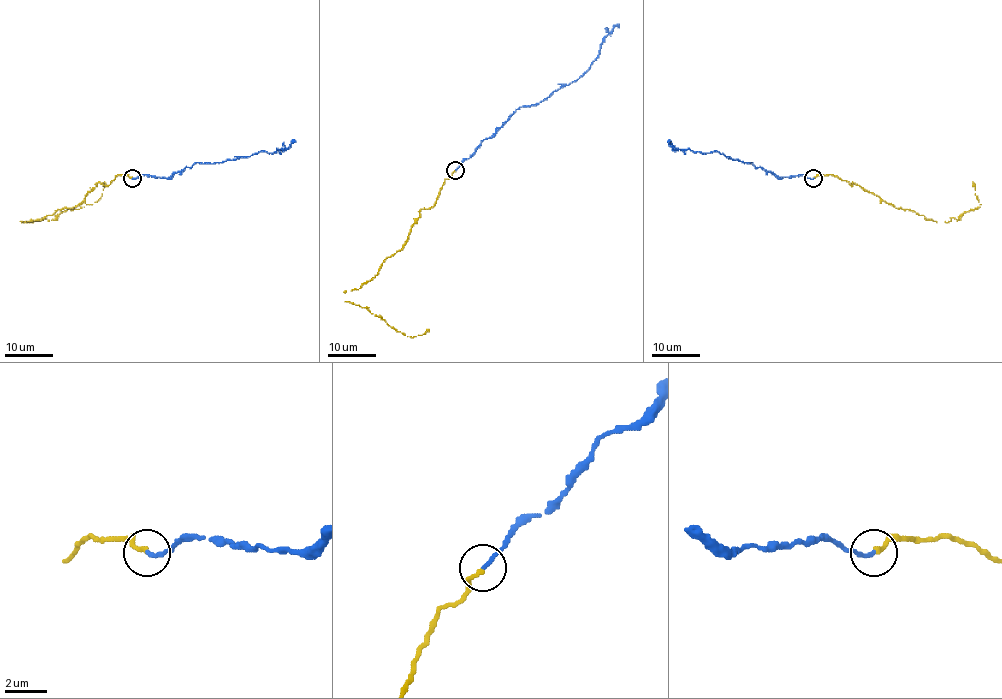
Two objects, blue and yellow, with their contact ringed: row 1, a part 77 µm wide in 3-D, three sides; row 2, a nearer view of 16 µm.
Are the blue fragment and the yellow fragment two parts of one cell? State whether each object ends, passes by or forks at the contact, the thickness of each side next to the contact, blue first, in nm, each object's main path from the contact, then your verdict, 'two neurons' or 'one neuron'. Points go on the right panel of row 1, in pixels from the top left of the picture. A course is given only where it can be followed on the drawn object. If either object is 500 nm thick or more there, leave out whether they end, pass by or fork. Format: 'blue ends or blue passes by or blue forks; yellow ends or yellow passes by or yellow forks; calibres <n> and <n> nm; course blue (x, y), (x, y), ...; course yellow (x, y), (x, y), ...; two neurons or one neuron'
blue ends; yellow ends; calibres 200 and 240 nm; course blue (814, 178), (803, 174), (778, 178), (750, 162), (734, 160), (718, 151), (675, 149), (668, 139); course yellow (814, 178), (829, 174), (893, 207), (914, 210), (927, 220), (948, 222), (980, 207), (973, 181); one neuron

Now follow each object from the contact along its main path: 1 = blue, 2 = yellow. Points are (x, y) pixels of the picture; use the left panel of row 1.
1: (132, 178), (141, 174), (169, 178), (197, 162), (212, 163), (259, 151), (271, 153), (286, 149), (294, 139)
2: (132, 178), (119, 174), (109, 185), (98, 183), (77, 207), (21, 221), (54, 220), (92, 204), (104, 181)

